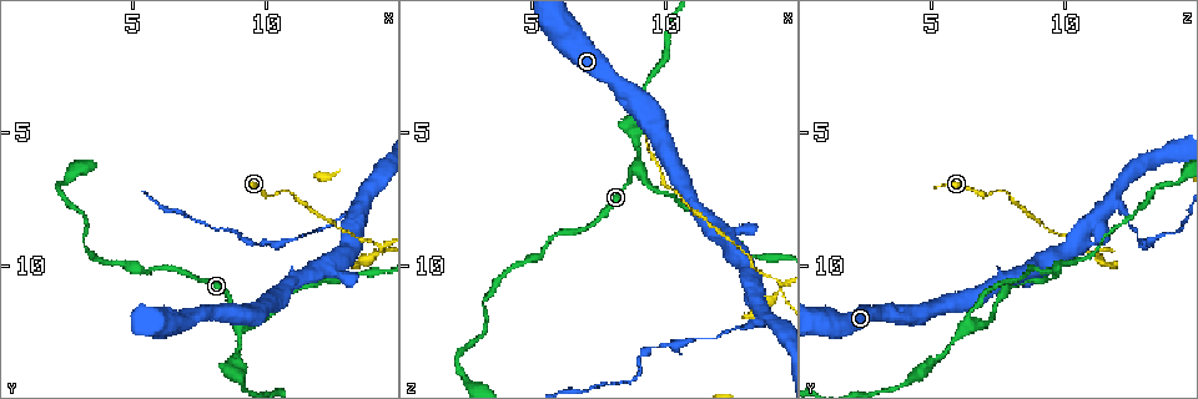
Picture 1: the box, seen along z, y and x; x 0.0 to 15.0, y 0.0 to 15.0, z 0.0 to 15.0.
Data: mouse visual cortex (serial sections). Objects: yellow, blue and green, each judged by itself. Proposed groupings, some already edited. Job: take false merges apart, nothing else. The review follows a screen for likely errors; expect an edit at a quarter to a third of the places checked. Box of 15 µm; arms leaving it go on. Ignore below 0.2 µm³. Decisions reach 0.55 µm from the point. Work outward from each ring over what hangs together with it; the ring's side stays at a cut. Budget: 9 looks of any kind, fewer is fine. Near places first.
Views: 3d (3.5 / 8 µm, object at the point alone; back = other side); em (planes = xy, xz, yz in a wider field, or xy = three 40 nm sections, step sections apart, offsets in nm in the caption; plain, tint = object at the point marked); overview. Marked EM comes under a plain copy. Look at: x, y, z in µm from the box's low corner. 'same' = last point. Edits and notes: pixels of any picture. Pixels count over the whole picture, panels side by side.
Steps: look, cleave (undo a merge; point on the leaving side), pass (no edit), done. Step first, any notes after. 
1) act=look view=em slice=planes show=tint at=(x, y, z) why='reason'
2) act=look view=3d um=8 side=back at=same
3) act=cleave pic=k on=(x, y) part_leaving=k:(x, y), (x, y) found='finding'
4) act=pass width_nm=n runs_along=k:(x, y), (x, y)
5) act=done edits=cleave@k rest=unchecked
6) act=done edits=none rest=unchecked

act=look view=3d um=3.5 at=(8.9, 12.1, 6.3) why='abrupt turn'

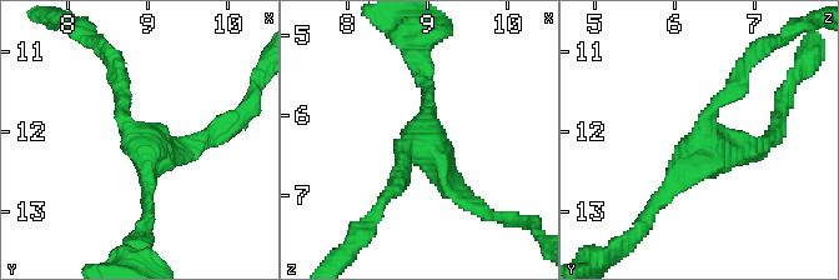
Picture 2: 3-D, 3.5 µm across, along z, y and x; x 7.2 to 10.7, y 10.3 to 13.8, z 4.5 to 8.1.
act=look view=em slice=xy step=5 show=tint at=(8.90, 12.15, 6.35)

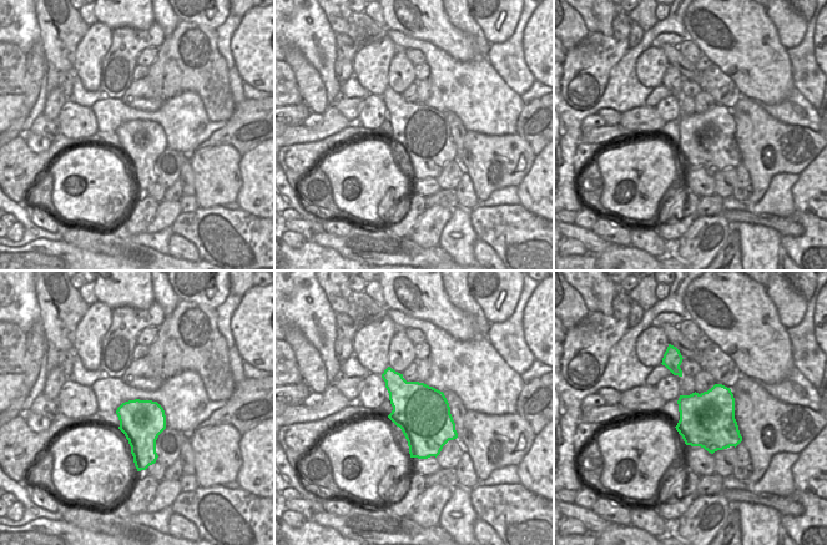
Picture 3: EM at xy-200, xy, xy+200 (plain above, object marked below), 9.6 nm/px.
act=pass arm_widths_nm=200,200,250 found='all the same cell'

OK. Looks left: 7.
act=look view=3d um=3.5 at=(14.2, 9.2, 10.5) why='sharp bend'

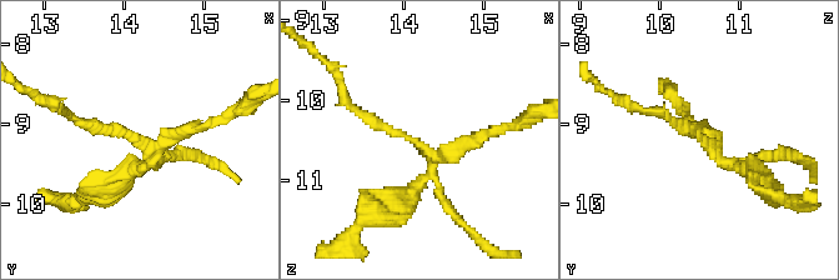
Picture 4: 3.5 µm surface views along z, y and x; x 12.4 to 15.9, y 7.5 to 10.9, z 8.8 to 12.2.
act=look view=em slice=planes show=tint at=(14.15, 9.20, 10.55) why='need the tissue'

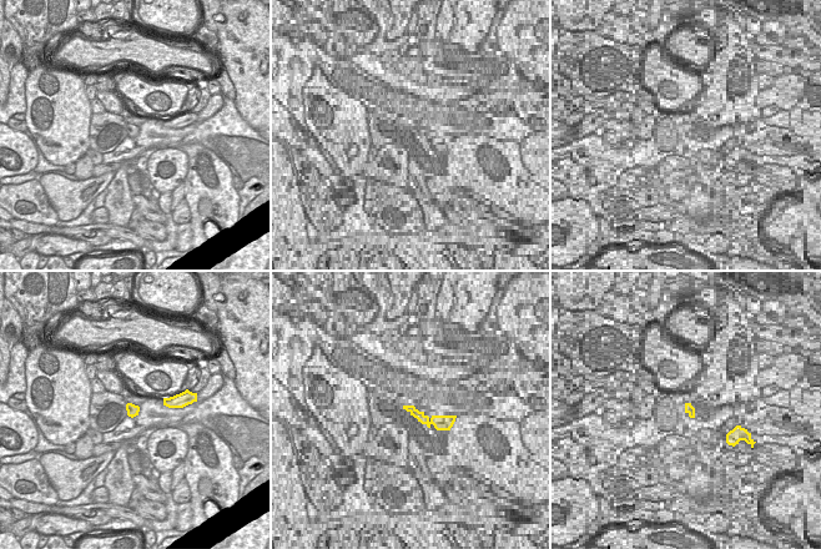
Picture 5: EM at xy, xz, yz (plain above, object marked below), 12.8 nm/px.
act=cleave pic=4 on=(192, 125) part_leaving=4:(146, 165), (104, 196), (65, 200) found='two cells meet here'

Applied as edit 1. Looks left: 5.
act=look view=3d um=3.5 at=(13.6, 7.6, 12.0) why='small branch off a trunk'

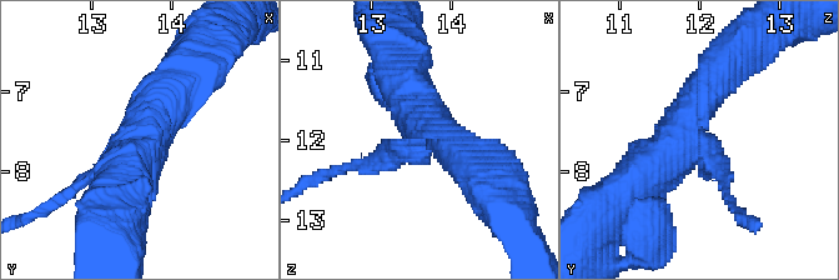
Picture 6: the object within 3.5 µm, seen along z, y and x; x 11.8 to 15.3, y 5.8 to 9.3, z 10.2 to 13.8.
act=look view=em slice=planes show=tint at=(13.60, 7.70, 12.05) why='now the EM'

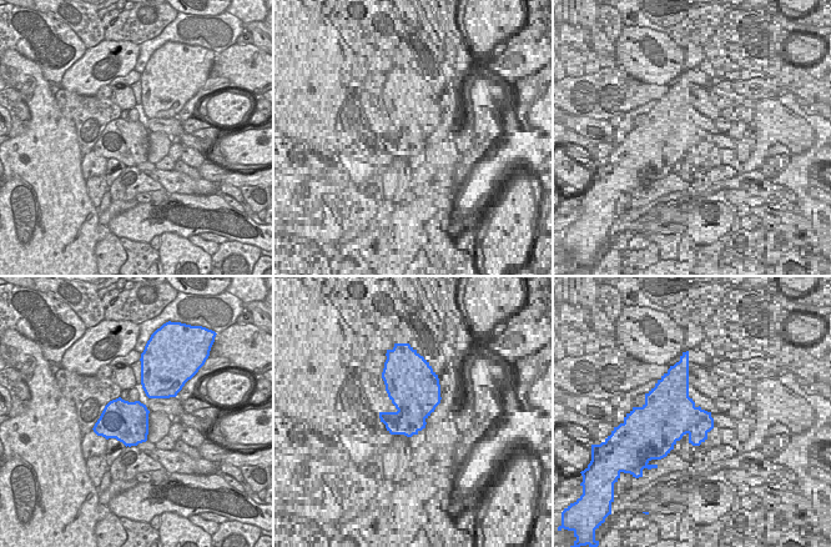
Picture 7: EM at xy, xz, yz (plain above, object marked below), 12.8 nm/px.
act=pass arms=3 runs_along=6:(617, 201), (713, 83) found='continuous, no second cell'

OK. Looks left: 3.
act=look view=3d um=3.5 at=(9.6, 9.1, 13.0) why='a narrow waist'

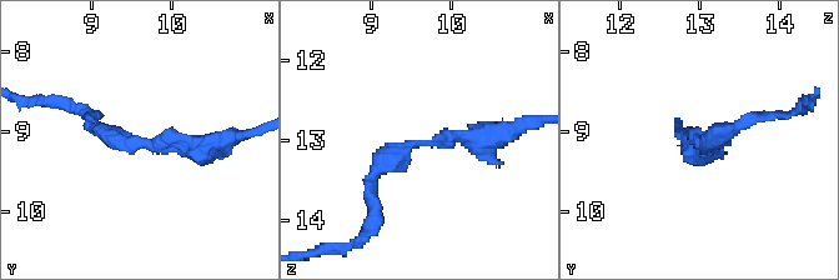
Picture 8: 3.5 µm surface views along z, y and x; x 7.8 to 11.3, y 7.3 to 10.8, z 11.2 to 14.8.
act=look view=em slice=planes show=tint at=(9.65, 9.15, 13.05) arm_widths_nm=150,300

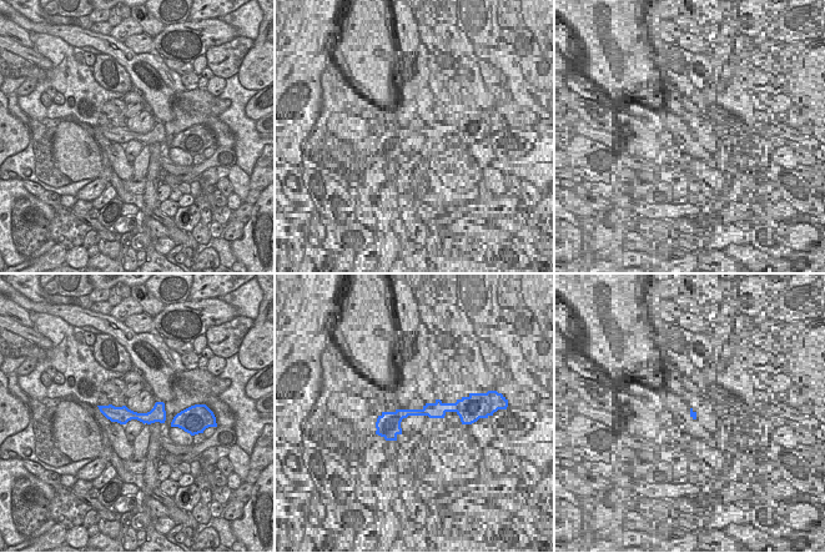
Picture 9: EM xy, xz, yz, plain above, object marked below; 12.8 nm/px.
act=pass found='continuous, no second cell'

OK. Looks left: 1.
act=done edits=cleave@4 rest=unchecked

